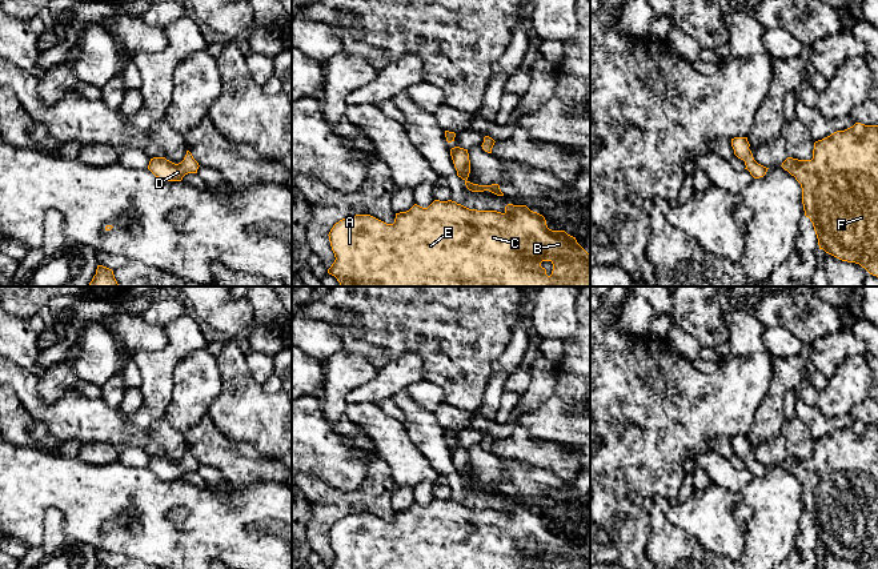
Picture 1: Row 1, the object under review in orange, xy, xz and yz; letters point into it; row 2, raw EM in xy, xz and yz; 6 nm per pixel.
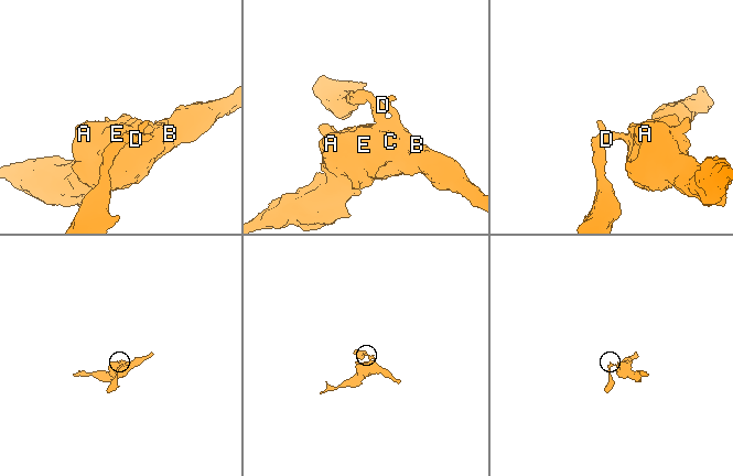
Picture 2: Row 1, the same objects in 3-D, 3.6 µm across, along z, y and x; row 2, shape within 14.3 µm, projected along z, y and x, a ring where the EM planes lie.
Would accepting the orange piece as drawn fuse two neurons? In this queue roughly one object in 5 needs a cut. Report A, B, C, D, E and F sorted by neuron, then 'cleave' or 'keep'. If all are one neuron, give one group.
A B C D E F | keep

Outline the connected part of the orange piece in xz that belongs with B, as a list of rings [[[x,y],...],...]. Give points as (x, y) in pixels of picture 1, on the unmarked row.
[[[434,498],[428,506],[414,502],[409,509],[396,512],[393,522],[370,513],[345,516],[333,524],[328,534],[336,556],[328,569],[546,569],[542,560],[550,560],[553,569],[590,569],[590,553],[576,536],[549,528],[545,516],[526,504],[508,502],[501,512],[469,508],[452,498]]]

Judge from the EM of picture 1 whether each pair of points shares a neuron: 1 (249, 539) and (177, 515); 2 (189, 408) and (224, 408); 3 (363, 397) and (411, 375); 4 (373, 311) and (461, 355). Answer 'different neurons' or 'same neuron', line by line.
1: different neurons
2: different neurons
3: same neuron
4: same neuron

